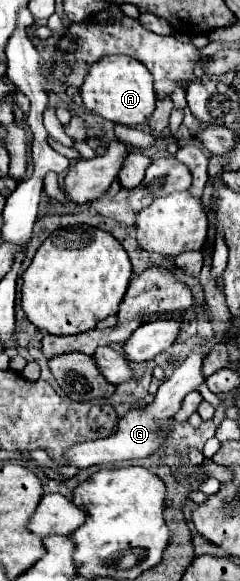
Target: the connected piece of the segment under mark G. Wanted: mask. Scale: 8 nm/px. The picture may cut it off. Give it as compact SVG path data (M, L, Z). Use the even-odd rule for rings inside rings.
M208 331L208 333L198 333L198 341L194 343L190 355L184 359L182 365L178 365L172 373L172 377L164 379L158 387L158 393L156 393L156 399L154 403L150 403L146 409L138 409L138 411L130 411L126 417L120 419L118 423L118 431L112 435L112 437L106 437L106 439L98 439L98 441L84 441L84 443L74 443L70 447L64 449L62 457L66 459L68 465L74 465L78 469L88 469L92 465L112 465L116 461L126 461L126 459L144 459L148 455L152 455L166 431L170 429L170 419L172 415L180 409L182 405L182 399L190 393L190 391L200 391L202 397L209 402L215 409L222 404L222 401L218 396L208 387L206 387L206 377L202 375L202 363L204 363L204 357L206 357L206 351L204 351L204 343L212 341L214 339L214 333Z

